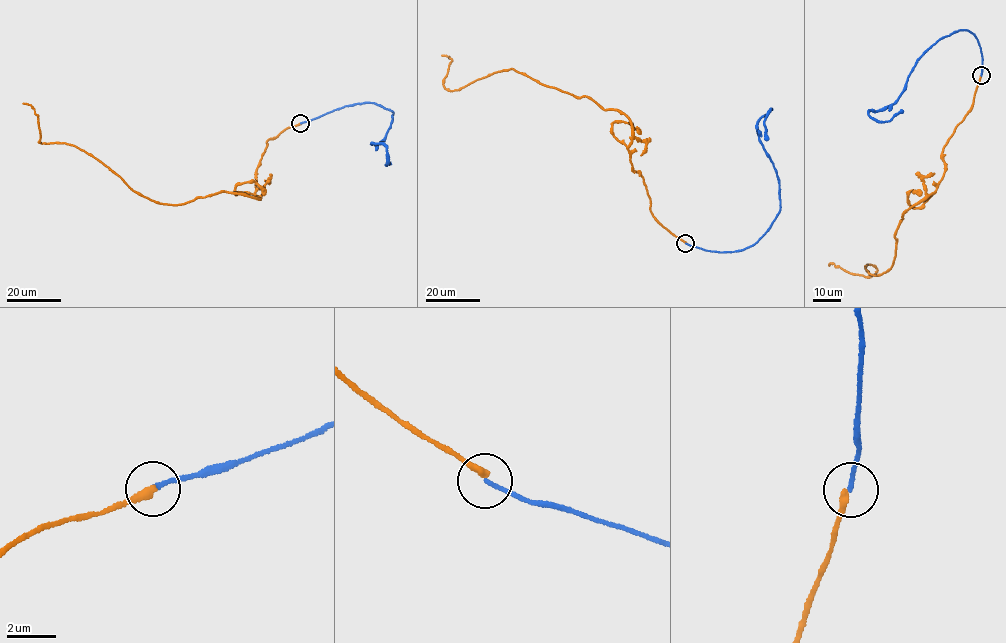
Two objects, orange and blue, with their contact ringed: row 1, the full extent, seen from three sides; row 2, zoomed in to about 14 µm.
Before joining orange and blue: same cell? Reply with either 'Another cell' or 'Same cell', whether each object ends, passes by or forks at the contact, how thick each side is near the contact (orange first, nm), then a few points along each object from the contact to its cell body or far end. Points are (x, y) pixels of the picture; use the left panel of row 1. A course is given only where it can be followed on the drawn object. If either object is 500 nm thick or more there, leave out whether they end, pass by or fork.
Another cell. At the ring orange ends. At the ring blue ends. Thickness 300 nm (orange) against 170 nm. Course of orange: (301, 123), (267, 141), (260, 198), (222, 191), (174, 205), (72, 145), (39, 142), (23, 103). Course of blue: (301, 123), (344, 106), (377, 104), (393, 112), (385, 139), (371, 142), (386, 147), (386, 165), (389, 164)

